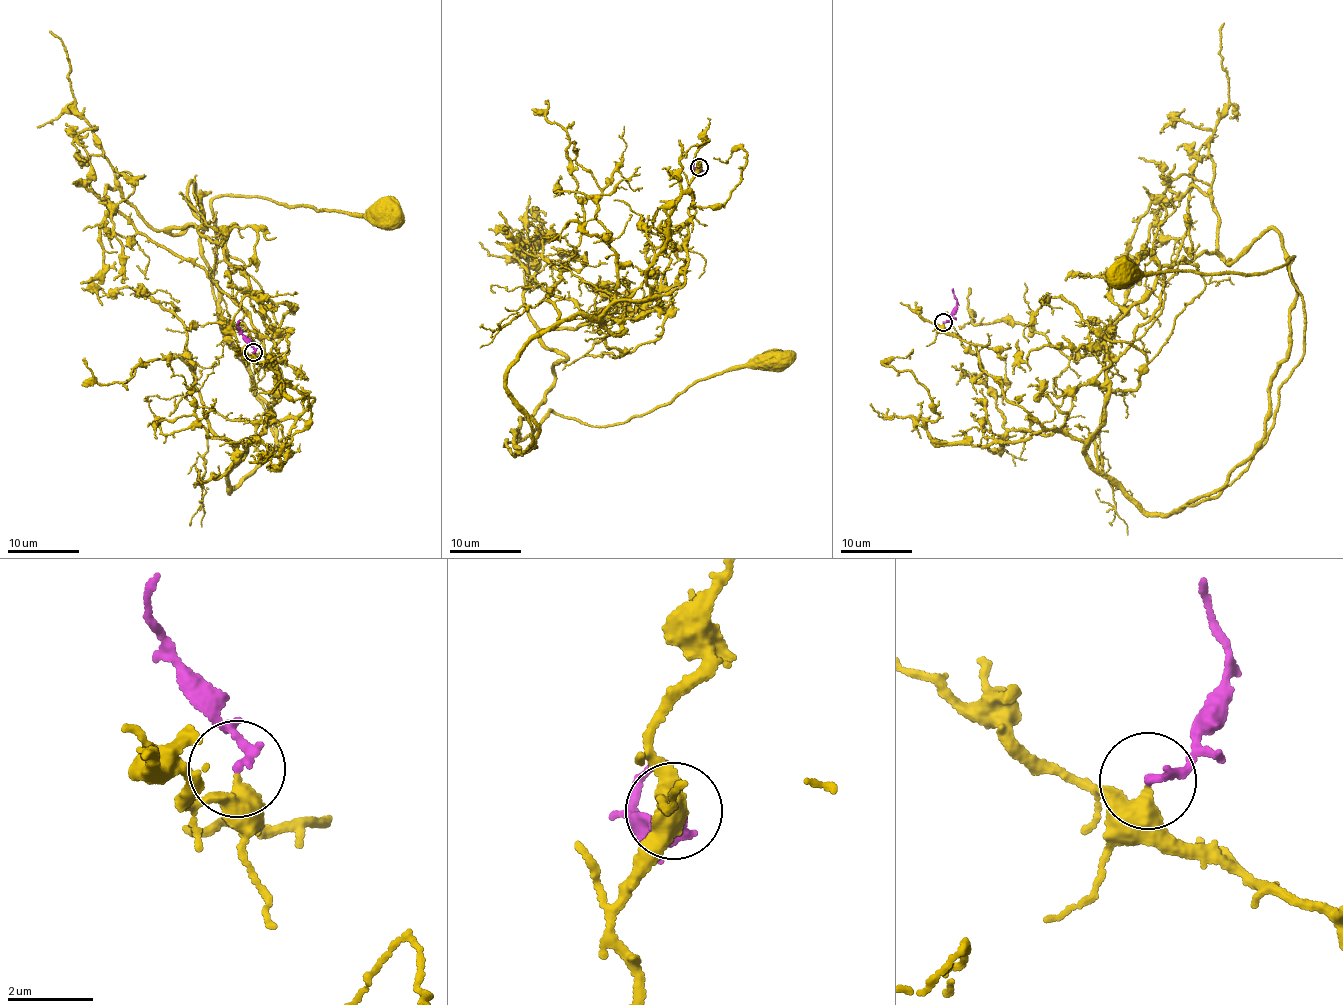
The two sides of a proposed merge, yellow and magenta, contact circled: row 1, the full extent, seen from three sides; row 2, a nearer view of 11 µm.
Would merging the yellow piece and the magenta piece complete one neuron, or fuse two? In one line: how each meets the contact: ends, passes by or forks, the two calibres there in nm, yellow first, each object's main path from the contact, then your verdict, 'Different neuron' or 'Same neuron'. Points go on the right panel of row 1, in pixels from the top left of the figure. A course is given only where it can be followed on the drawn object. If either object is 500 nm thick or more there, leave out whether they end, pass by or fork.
At the ring yellow passes by. At the ring magenta ends. Thickness 360 nm (yellow) against 200 nm. Course of yellow: (943, 323), (1007, 400), (1171, 515), (1249, 464), (1304, 355), (1304, 300), (1293, 256), (1250, 275), (1117, 275). Course of magenta: (943, 323), (949, 321), (956, 304), (953, 288). Same neuron

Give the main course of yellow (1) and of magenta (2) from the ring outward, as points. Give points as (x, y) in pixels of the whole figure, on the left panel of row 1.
1: (252, 353), (314, 398), (271, 421), (228, 490), (276, 443), (223, 331), (211, 202), (387, 217)
2: (252, 353), (237, 325), (239, 319)

